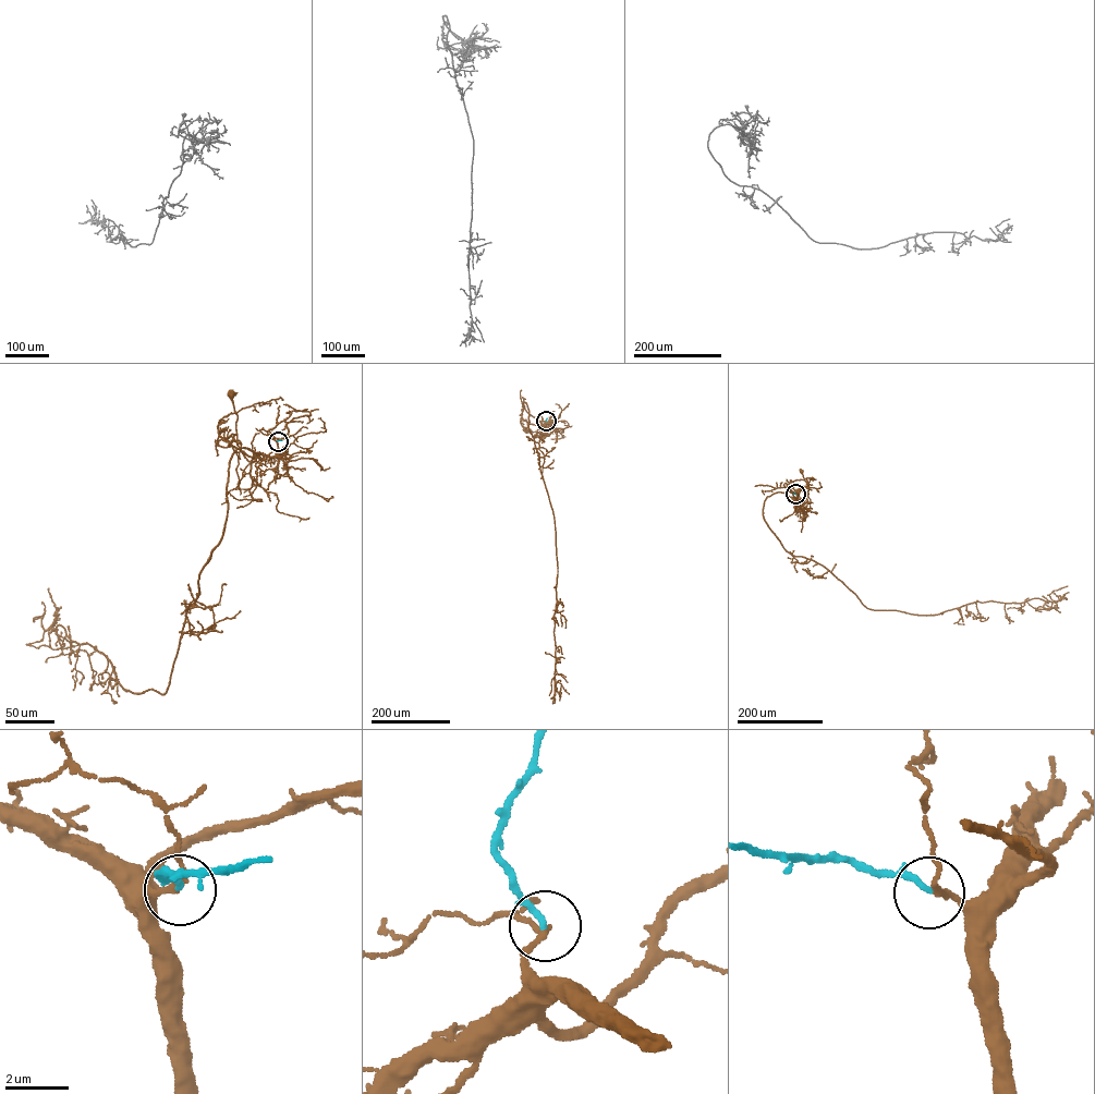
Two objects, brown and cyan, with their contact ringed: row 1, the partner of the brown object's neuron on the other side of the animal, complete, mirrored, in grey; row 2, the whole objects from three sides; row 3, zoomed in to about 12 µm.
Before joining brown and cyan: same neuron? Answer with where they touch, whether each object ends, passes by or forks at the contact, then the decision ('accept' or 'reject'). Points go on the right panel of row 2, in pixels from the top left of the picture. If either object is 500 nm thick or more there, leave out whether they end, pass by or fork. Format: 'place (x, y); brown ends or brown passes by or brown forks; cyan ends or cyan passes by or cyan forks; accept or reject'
place (795, 494); brown passes by; cyan ends; accept

